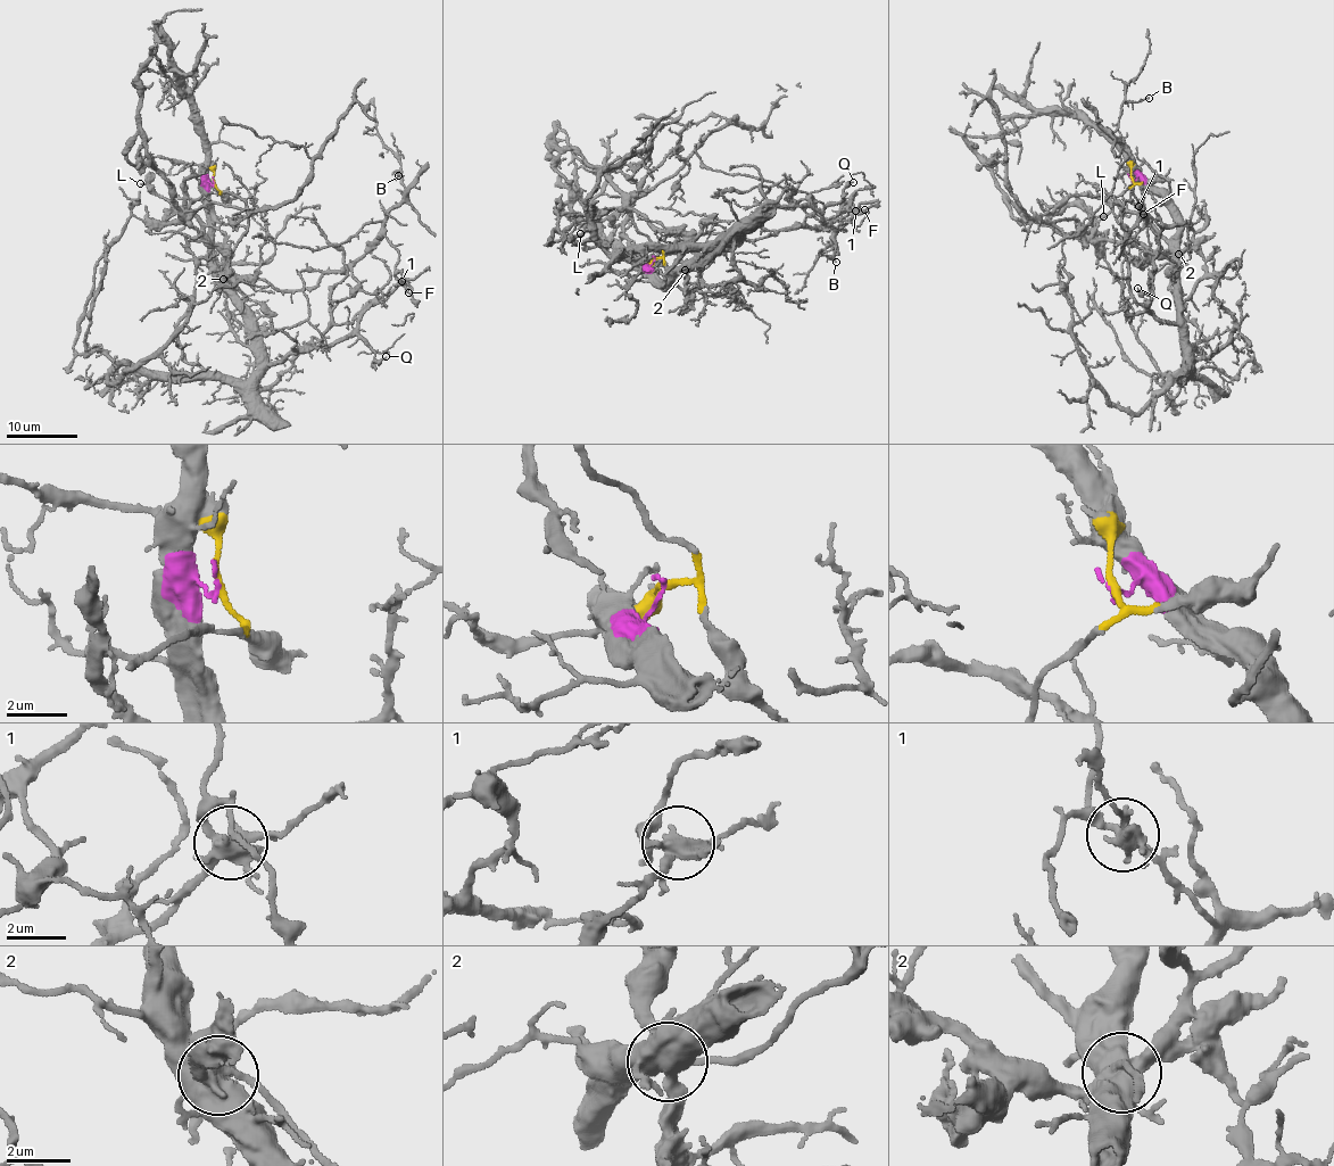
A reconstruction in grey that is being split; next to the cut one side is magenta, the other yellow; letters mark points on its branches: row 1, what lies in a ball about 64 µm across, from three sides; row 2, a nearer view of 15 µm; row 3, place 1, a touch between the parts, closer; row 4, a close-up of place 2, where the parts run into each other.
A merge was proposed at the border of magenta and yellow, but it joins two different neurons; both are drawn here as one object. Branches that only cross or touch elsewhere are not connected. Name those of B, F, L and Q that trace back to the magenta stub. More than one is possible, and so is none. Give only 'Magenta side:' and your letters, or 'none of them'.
Magenta side: Q

